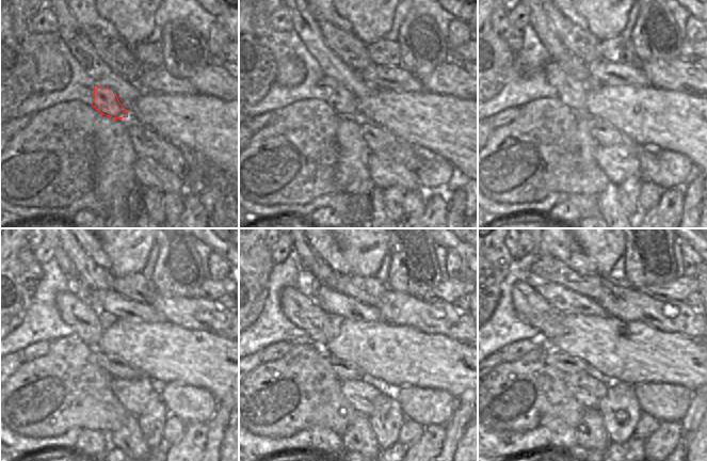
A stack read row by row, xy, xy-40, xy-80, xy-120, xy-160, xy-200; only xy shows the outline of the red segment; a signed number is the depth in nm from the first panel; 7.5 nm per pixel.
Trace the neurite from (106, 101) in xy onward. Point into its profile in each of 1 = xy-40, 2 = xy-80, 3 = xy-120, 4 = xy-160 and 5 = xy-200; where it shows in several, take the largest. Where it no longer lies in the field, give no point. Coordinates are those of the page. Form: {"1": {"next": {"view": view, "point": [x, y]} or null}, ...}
{"1": {"next": {"view": "xy-40", "point": [341, 99]}}, "2": {"next": {"view": "xy-80", "point": [573, 93]}}, "3": {"next": {"view": "xy-120", "point": [89, 324]}}, "4": {"next": {"view": "xy-160", "point": [321, 328]}}, "5": {"next": {"view": "xy-200", "point": [529, 304]}}}

